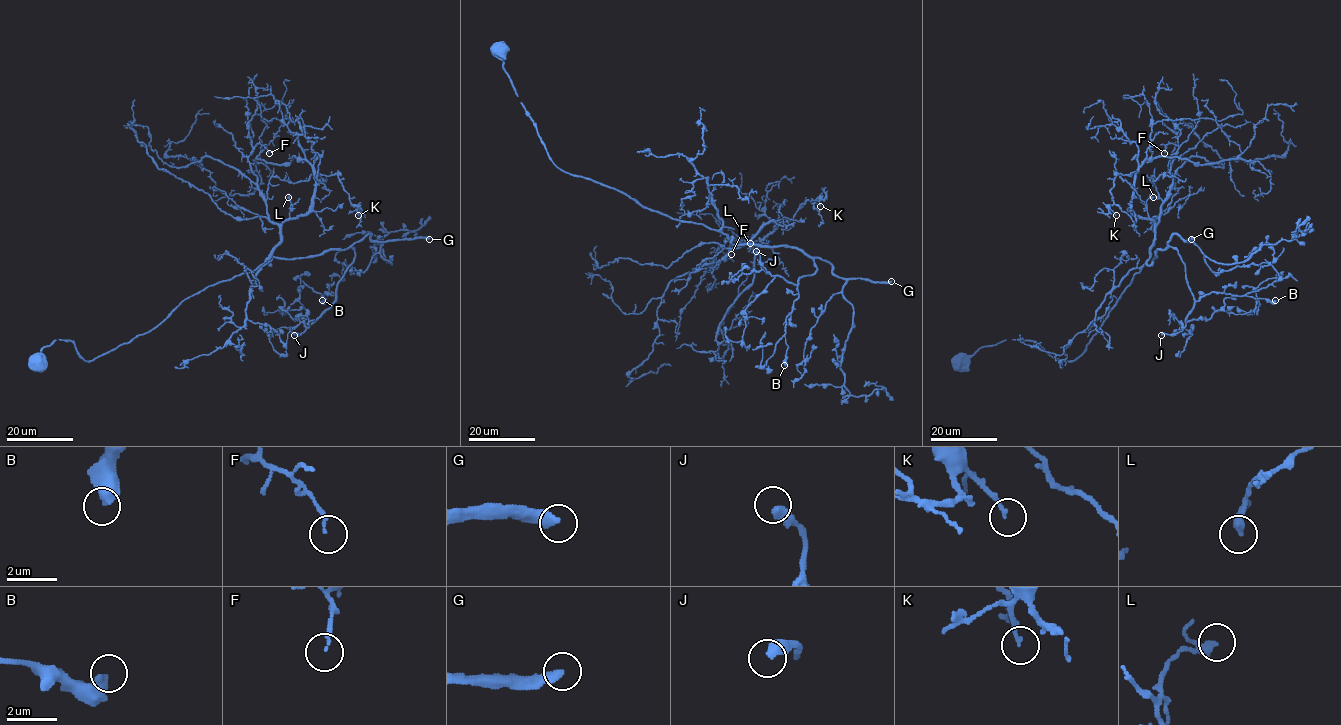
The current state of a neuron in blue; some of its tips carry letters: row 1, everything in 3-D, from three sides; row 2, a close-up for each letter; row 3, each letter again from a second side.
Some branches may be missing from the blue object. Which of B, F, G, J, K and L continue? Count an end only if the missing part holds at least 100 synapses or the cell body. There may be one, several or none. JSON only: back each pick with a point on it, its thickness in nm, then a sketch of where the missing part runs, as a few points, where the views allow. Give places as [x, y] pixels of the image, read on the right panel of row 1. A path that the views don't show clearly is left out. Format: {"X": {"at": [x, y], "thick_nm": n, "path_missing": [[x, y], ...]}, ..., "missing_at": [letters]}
{"G": {"at": [1191, 239], "thick_nm": 340, "path_missing": [[1191, 239], [1194, 263], [1183, 263], [1183, 291], [1165, 311], [1188, 332], [1200, 313], [1206, 313]]}, "missing_at": ["G"]}

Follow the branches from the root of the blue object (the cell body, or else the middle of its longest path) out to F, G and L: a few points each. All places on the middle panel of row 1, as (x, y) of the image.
F: (500, 47), (503, 68), (559, 168), (742, 244), (713, 267), (731, 254)
G: (500, 47), (561, 170), (721, 230), (735, 245), (800, 248), (840, 277), (891, 281)
L: (500, 47), (503, 68), (559, 168), (623, 191), (670, 218), (721, 230), (742, 244), (753, 236), (750, 243)

